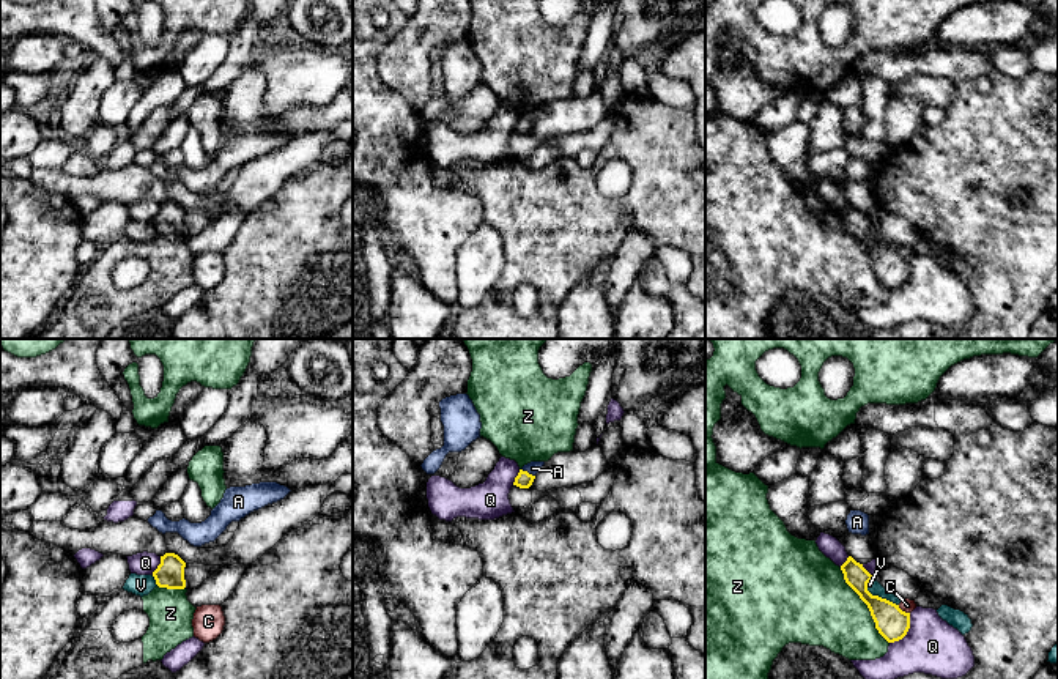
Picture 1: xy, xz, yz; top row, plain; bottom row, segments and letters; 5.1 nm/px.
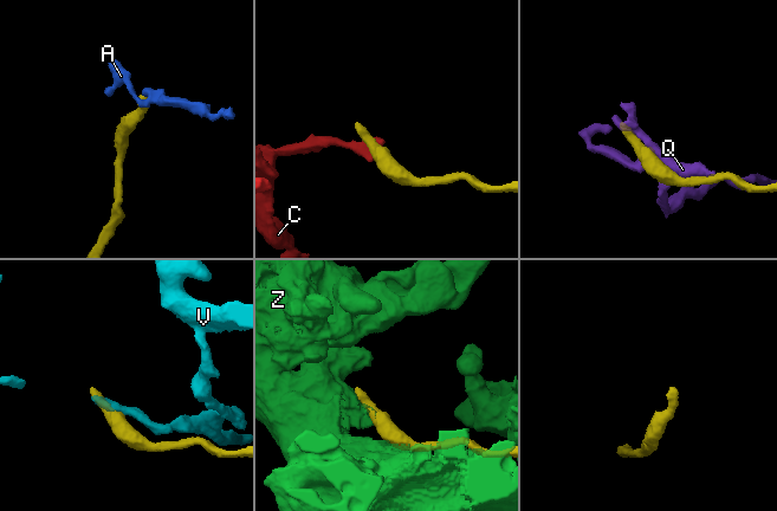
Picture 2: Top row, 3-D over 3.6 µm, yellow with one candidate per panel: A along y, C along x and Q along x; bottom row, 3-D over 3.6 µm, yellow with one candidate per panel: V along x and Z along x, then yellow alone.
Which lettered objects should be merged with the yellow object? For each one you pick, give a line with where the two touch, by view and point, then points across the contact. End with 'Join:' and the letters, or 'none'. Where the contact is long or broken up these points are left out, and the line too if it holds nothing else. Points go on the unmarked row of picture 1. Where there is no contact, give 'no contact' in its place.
A: xz (526, 118) | across xz (523, 126), (526, 118), (532, 115)
Join: A

